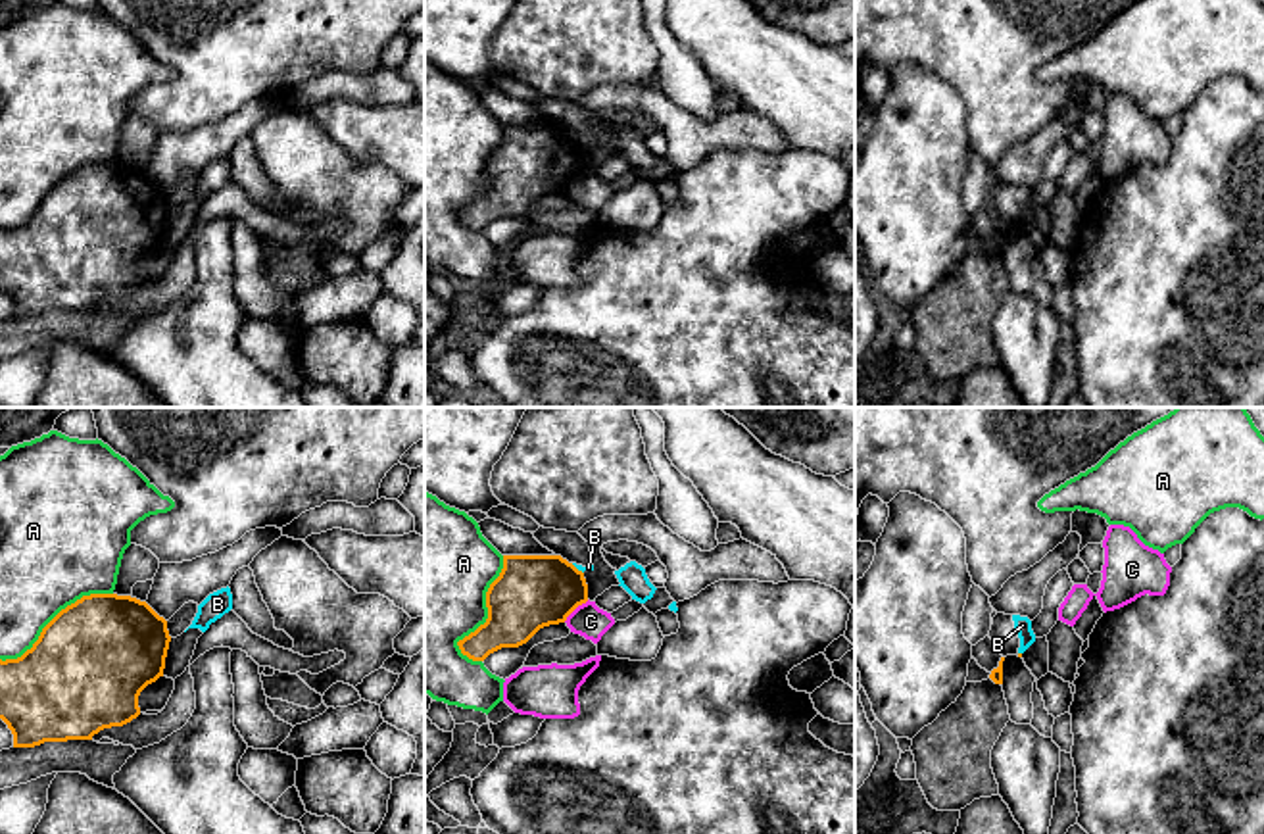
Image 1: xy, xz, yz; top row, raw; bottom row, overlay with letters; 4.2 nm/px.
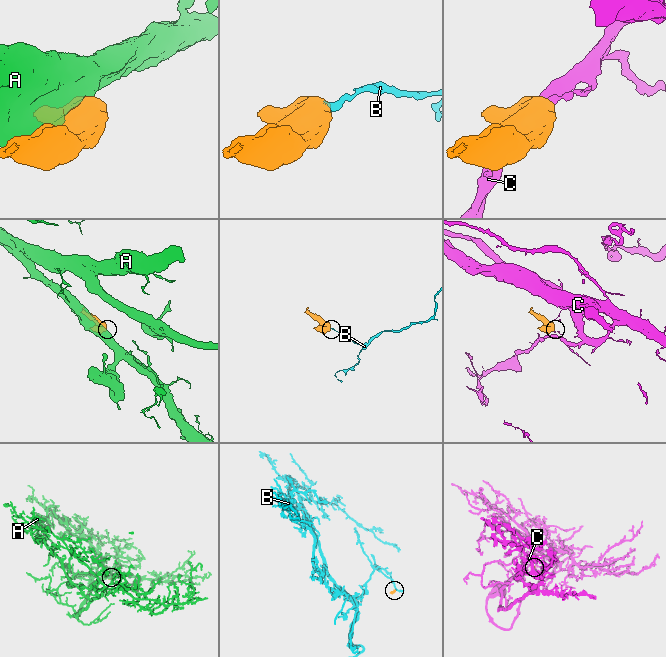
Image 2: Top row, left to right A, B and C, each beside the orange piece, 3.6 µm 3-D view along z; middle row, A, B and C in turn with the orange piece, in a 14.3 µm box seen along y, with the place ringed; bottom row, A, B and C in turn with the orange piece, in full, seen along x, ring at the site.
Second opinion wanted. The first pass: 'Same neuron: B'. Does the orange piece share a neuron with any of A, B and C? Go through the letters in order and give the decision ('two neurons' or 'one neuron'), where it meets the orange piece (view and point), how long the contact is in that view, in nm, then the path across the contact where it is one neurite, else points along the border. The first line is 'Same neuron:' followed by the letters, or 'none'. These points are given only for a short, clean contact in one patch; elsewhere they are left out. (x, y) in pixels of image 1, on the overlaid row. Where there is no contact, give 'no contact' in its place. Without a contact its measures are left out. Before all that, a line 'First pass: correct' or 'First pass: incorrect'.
First pass: incorrect
Same neuron: none
A: two neurons; contact xz (488, 613); length 460 nm
B: two neurons; contact xz (575, 567); length 70 nm; border xz (571, 564), (583, 573)
C: two neurons; contact xz (575, 608); length 140 nm; border xz (588, 600), (563, 621)

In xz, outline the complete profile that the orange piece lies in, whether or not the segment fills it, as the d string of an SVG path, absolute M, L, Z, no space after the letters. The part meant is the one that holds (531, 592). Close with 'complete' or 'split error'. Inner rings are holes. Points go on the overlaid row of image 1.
M503 555L503 569L486 592L486 623L457 646L469 659L484 661L501 648L526 644L544 626L565 623L586 601L584 573L561 555Z; complete

